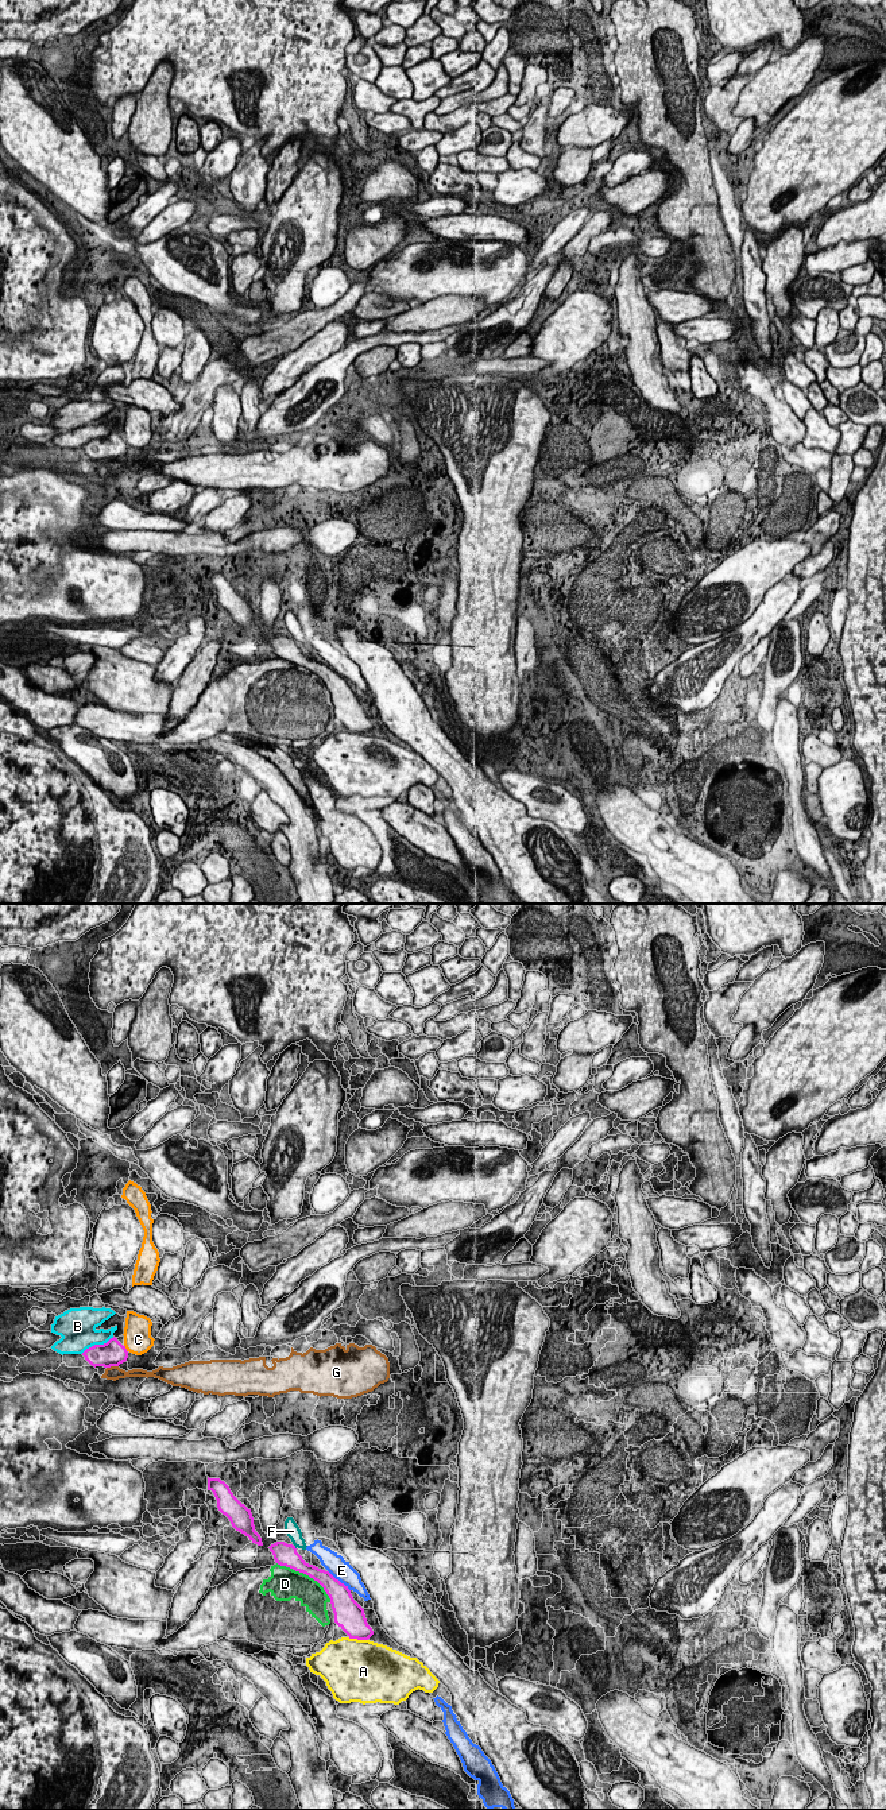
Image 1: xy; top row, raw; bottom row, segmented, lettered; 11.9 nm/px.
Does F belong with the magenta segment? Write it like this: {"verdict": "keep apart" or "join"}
{"verdict": "keep apart"}

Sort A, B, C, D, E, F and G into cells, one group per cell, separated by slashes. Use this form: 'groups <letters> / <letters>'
groups A / B / C / D / E F / G

